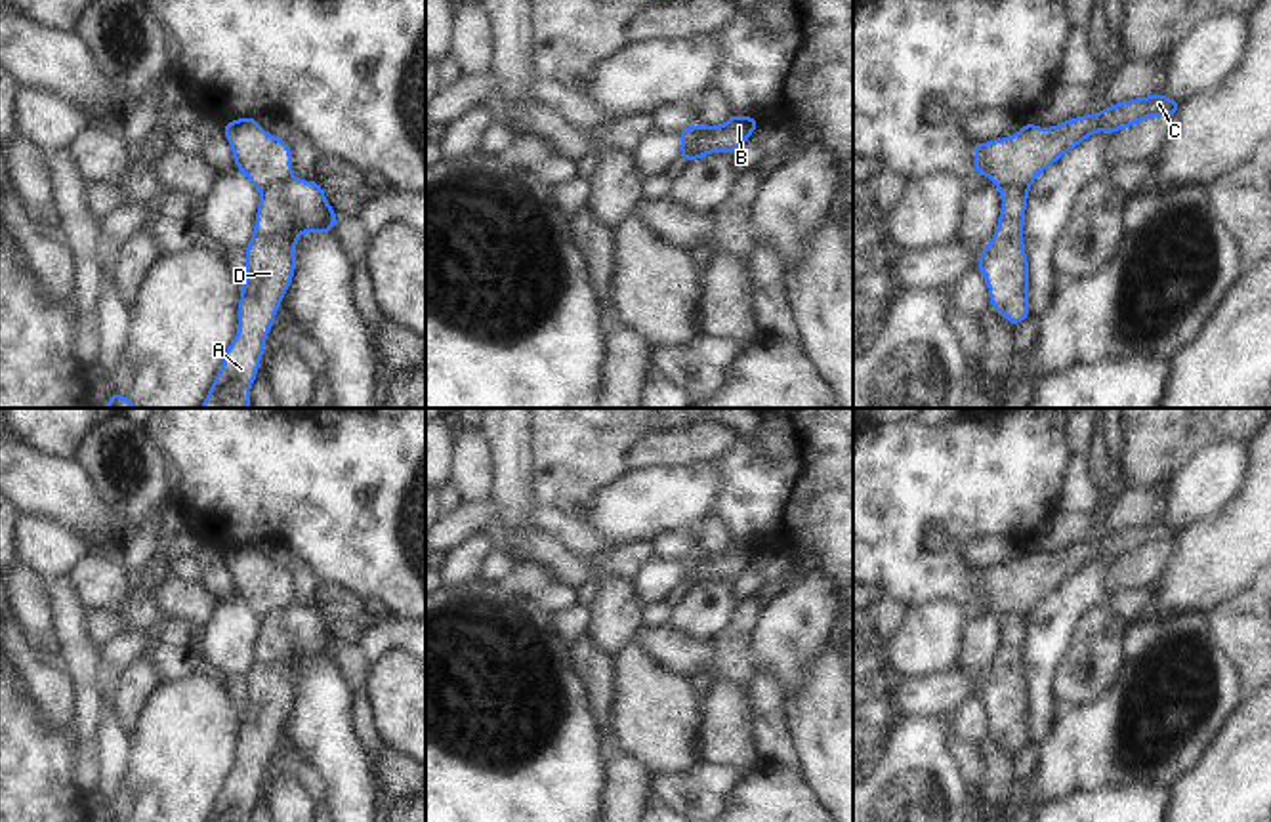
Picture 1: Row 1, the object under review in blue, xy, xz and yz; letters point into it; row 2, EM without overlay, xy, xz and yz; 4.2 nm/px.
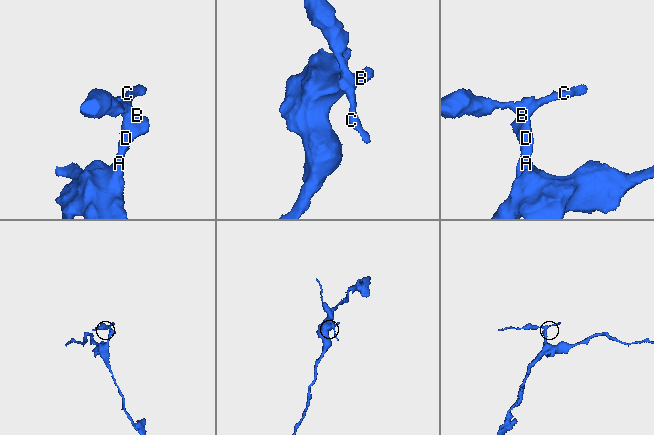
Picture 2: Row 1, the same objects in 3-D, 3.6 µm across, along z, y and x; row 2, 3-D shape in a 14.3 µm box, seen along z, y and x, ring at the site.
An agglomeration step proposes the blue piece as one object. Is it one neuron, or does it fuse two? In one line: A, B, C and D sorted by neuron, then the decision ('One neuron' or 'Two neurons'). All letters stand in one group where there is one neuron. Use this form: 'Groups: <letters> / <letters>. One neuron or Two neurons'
Groups: A B D / C. Two neurons

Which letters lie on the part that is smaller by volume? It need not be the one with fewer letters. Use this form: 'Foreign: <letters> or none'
Foreign: C

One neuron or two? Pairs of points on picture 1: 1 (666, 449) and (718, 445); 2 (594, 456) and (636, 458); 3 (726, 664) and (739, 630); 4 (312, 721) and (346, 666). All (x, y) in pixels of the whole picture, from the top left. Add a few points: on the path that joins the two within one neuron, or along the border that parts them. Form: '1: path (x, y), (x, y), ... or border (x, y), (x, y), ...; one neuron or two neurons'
1: path (680, 447), (705, 445); one neuron
2: border (663, 431), (644, 435), (628, 451), (626, 470); two neurons
3: path (731, 657), (735, 637); one neuron
4: border (333, 660), (354, 691); two neurons

